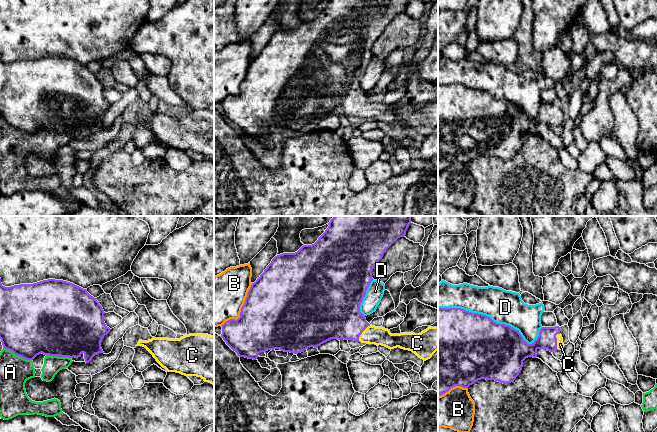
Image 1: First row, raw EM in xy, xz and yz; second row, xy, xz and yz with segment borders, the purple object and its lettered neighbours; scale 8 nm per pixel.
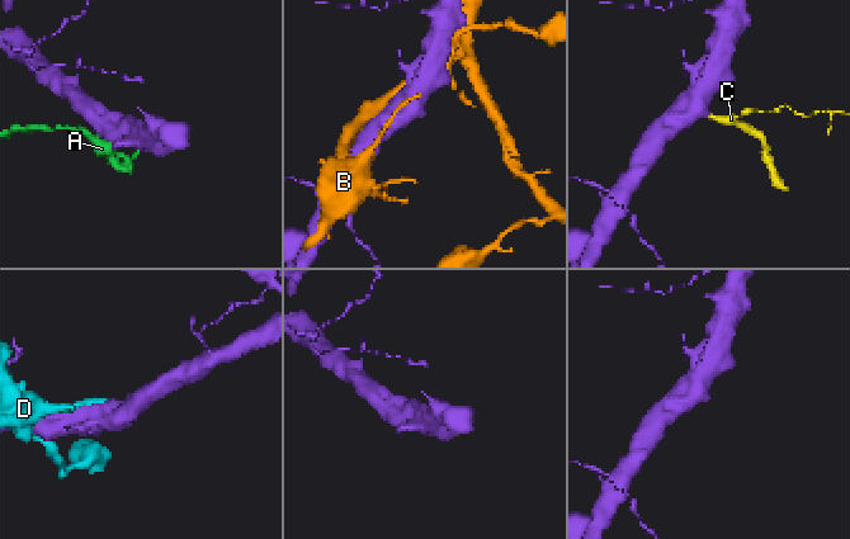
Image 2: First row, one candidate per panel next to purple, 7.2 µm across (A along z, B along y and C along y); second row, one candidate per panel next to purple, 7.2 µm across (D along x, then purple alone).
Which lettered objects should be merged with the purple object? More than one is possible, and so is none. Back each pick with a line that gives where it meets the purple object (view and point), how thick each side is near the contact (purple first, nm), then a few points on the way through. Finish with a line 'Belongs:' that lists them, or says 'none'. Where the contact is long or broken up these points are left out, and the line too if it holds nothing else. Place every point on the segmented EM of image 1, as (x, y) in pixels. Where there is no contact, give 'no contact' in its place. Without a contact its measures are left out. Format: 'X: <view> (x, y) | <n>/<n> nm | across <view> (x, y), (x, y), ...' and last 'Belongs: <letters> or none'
C: yz (556, 341) | 150/60 nm | across yz (547, 339), (556, 341), (560, 344)
Belongs: C

